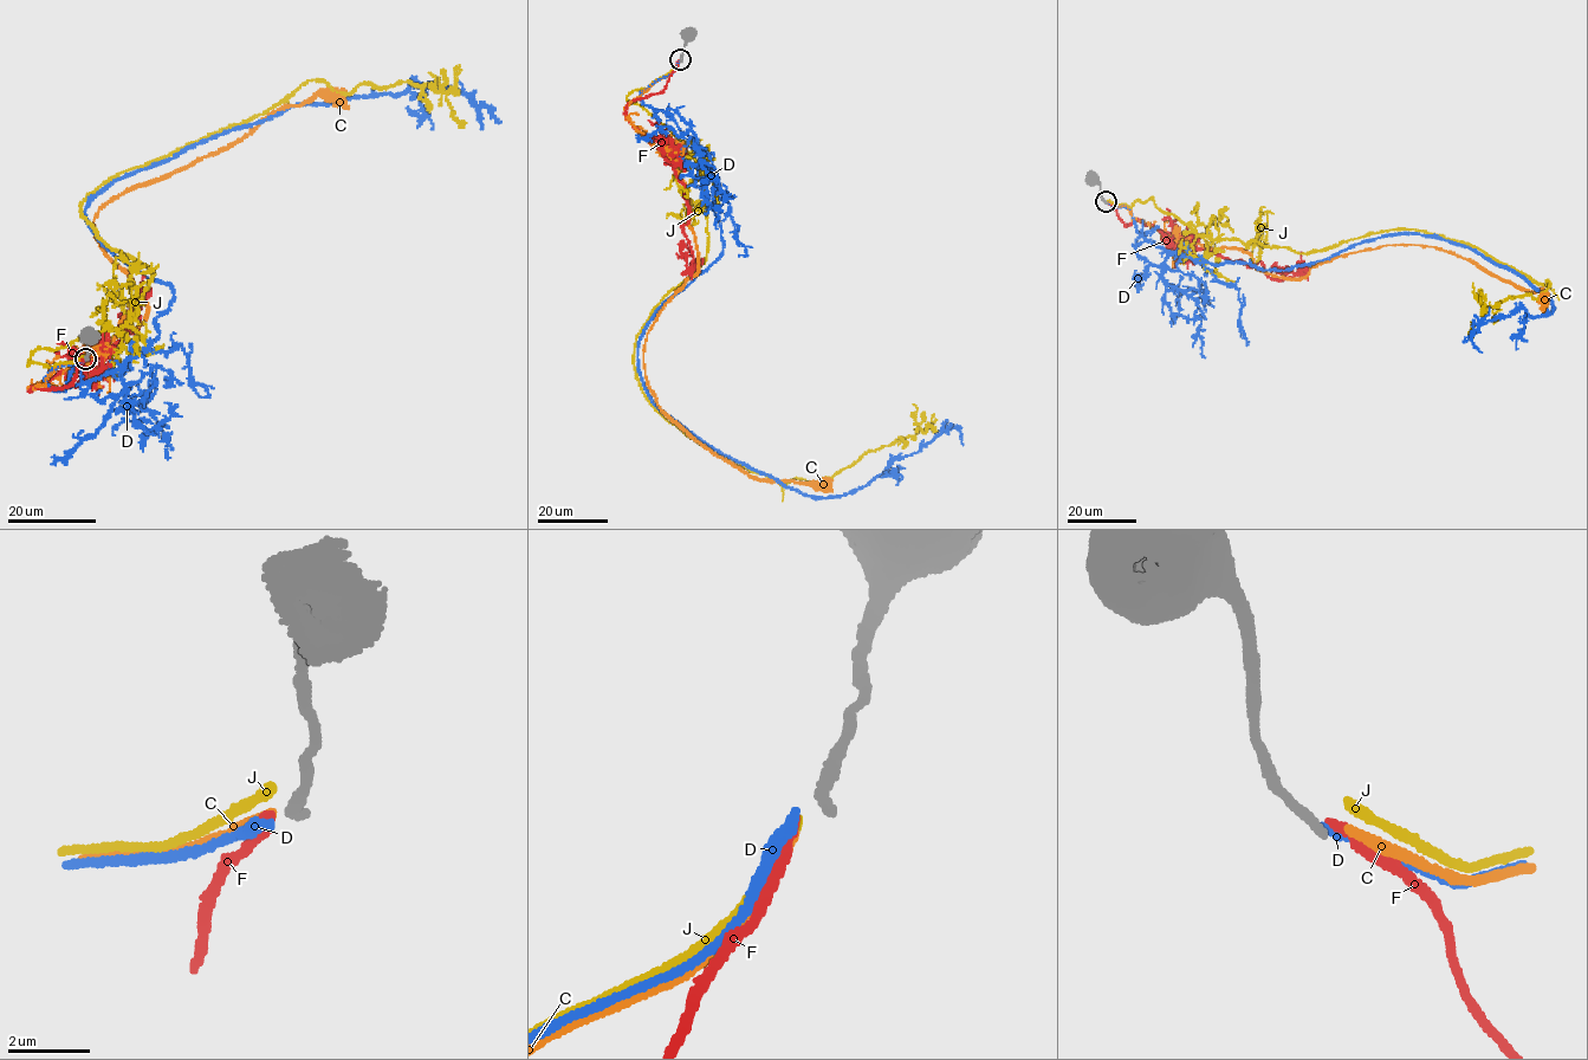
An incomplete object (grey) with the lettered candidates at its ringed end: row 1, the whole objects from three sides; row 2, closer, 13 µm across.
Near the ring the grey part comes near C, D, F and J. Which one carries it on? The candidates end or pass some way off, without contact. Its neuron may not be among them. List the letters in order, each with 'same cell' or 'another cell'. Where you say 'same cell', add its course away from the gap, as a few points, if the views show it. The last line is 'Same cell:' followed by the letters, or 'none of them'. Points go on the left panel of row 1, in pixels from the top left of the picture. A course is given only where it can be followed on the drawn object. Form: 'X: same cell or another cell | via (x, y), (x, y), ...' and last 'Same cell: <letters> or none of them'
C: another cell
D: another cell
F: same cell | via (84, 359), (71, 383), (31, 390), (122, 340), (120, 324), (134, 331), (141, 308), (124, 323), (121, 314)
J: another cell
Same cell: F

